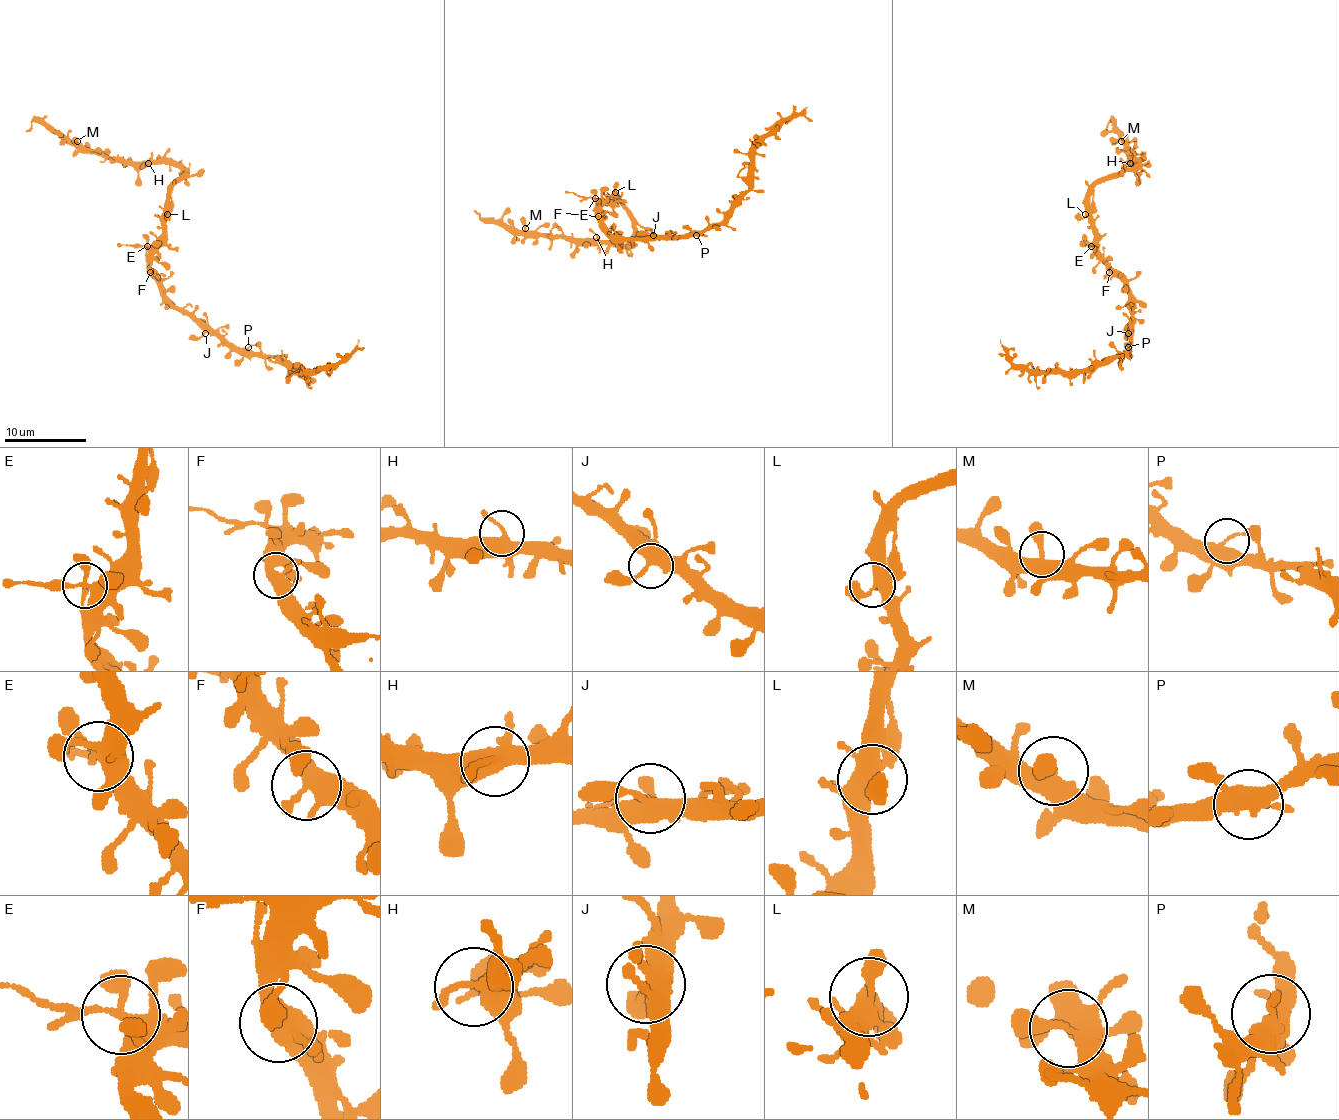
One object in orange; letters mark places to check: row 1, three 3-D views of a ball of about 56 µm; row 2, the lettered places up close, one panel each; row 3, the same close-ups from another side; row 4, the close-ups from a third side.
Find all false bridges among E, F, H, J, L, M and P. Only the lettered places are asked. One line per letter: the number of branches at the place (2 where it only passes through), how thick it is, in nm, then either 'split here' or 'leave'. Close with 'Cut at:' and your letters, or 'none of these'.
E: branches 4; calibre 280 nm; split here
F: branches 4; calibre 420 nm; leave
H: branches 4; calibre 400 nm; leave
J: branches 4; calibre 400 nm; leave
L: branches 4; calibre 420 nm; leave
M: branches 3; calibre 320 nm; leave
P: branches 3; calibre 300 nm; leave
Cut at: E

